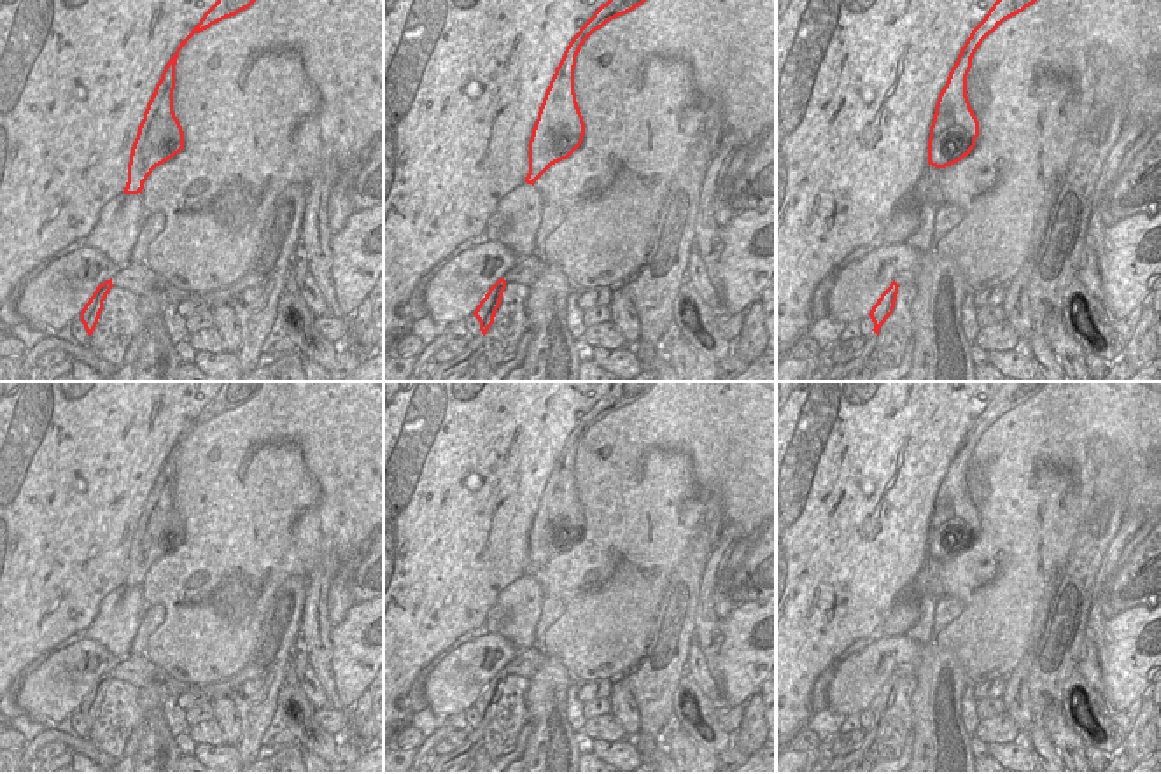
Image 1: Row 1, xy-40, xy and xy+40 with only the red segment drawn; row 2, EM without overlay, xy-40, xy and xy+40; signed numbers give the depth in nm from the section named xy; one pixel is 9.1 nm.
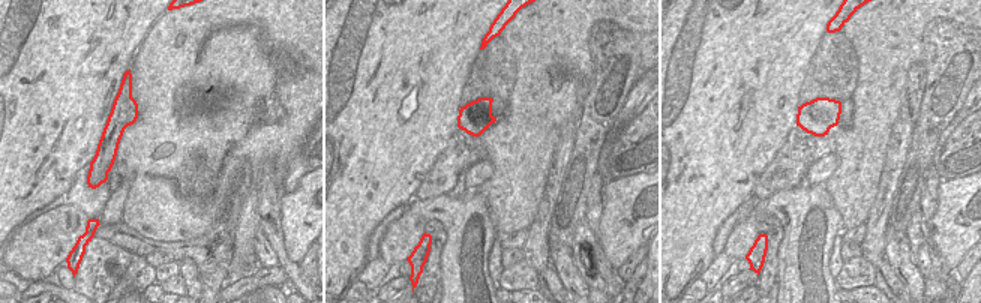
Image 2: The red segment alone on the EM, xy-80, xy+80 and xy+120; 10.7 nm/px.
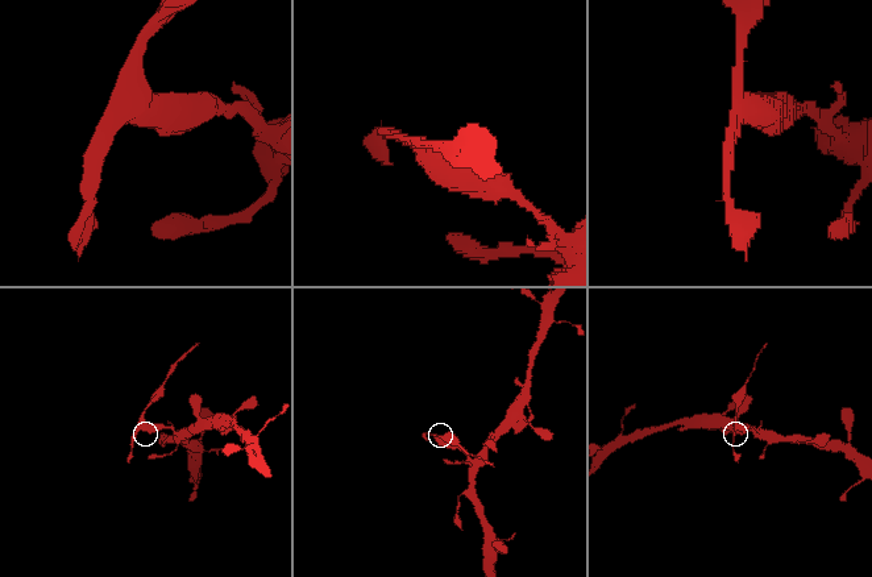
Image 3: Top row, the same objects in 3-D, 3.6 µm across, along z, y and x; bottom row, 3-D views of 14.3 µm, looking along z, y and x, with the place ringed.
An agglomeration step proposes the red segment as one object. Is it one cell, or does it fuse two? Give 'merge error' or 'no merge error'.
merge error

